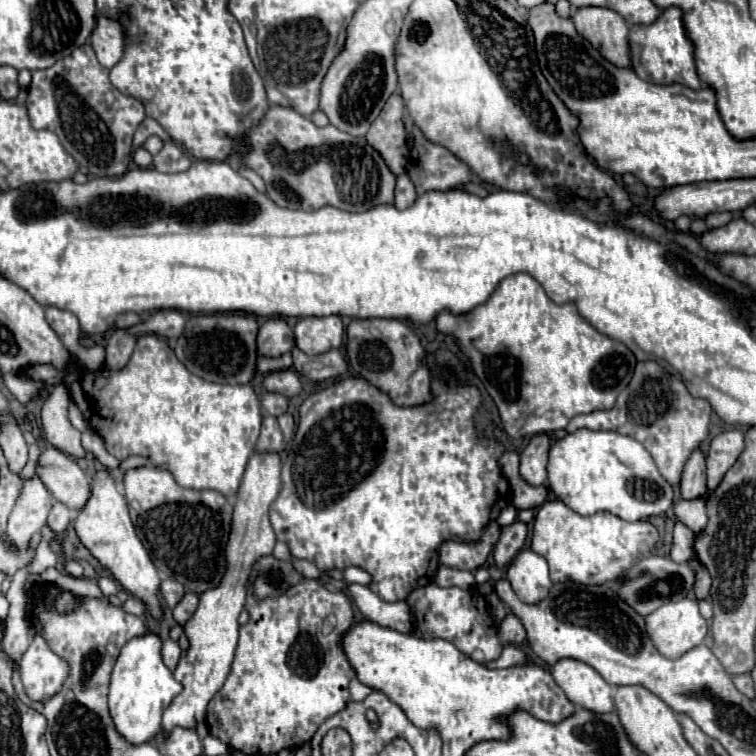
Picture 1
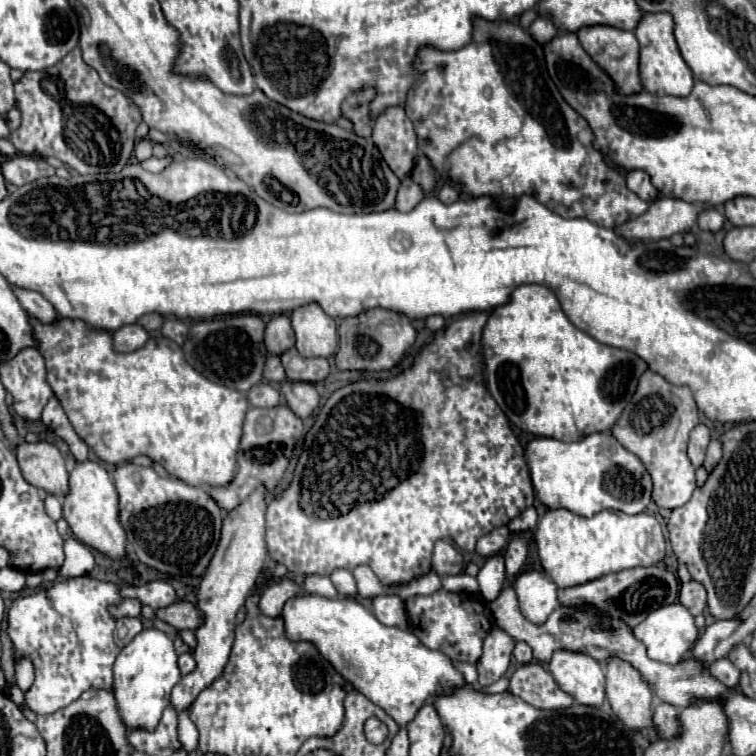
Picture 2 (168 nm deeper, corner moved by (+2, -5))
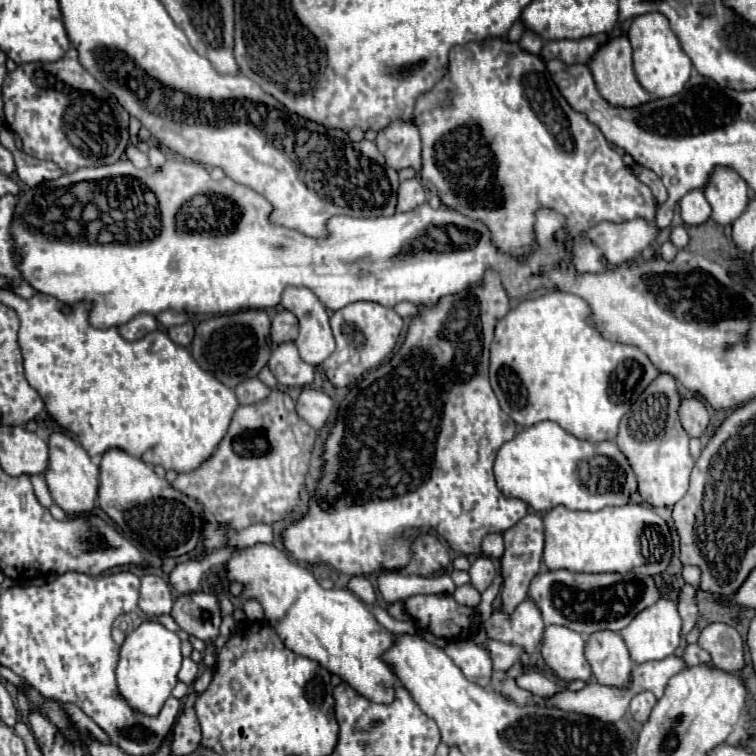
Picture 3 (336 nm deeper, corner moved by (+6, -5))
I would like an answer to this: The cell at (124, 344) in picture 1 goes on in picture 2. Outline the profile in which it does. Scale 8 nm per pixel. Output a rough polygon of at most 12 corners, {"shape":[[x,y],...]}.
{"shape":[[137,323],[113,333],[117,351],[143,347],[149,333]]}

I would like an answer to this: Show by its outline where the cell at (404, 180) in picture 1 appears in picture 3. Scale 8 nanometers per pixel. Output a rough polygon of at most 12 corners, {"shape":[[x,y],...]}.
{"shape":[[419,179],[401,181],[397,211],[425,203]]}

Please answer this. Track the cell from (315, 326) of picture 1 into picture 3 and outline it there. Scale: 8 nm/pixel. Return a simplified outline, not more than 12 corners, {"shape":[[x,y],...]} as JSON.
{"shape":[[287,287],[281,305],[299,319],[295,345],[315,367],[335,351],[323,303]]}

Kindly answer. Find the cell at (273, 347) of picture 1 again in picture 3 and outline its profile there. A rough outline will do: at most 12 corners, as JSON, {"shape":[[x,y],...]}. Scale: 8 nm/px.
{"shape":[[281,309],[271,319],[271,341],[275,345],[293,341],[297,321]]}

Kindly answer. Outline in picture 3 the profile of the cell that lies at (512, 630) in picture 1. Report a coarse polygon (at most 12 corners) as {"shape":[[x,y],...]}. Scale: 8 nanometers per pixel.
{"shape":[[455,641],[445,653],[469,681],[491,683],[493,659],[485,645]]}

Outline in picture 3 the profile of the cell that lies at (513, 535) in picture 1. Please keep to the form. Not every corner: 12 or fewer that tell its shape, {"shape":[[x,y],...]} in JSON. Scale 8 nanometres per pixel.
{"shape":[[479,557],[469,569],[471,583],[481,593],[497,573],[493,559]]}

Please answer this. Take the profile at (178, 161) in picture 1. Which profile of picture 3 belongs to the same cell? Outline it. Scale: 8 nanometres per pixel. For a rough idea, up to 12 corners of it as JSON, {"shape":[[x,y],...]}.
{"shape":[[129,145],[125,153],[137,169],[147,169],[147,155]]}

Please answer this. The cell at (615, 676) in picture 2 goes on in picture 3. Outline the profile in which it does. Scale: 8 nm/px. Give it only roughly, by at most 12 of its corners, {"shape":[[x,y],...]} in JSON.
{"shape":[[619,633],[585,645],[597,683],[629,689],[633,661]]}

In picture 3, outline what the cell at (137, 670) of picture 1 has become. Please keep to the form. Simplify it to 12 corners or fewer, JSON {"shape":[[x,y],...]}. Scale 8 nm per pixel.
{"shape":[[143,621],[127,635],[117,687],[131,709],[161,711],[179,681],[177,633]]}

